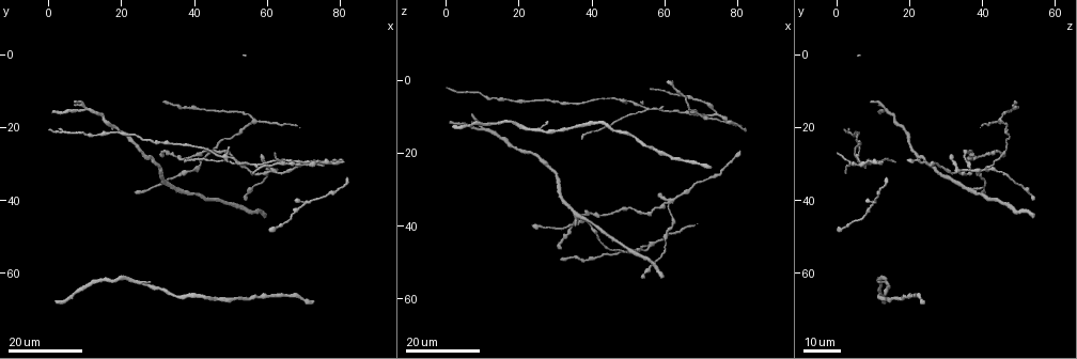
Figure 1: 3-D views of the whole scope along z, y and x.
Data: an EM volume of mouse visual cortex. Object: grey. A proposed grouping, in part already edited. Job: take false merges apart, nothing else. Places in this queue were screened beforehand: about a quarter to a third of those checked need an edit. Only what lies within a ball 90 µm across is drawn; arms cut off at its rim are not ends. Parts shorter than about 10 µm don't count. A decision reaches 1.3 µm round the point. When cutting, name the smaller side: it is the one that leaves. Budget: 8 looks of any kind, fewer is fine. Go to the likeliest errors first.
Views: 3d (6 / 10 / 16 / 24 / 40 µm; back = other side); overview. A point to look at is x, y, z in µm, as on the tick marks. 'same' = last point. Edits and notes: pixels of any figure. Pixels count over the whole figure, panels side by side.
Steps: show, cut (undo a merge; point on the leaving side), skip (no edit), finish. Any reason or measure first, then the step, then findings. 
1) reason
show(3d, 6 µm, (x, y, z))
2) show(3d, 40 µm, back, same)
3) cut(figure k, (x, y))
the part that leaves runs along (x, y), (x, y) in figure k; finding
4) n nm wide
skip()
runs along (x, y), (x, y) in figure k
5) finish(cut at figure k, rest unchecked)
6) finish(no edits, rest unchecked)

show(3d, 24 µm, (61.0, 31.5, 33.5))

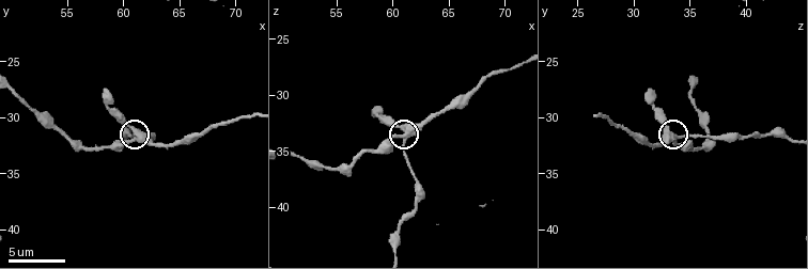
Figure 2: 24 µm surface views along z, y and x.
show(3d, 10 µm, (61.0, 32.0, 34.0))

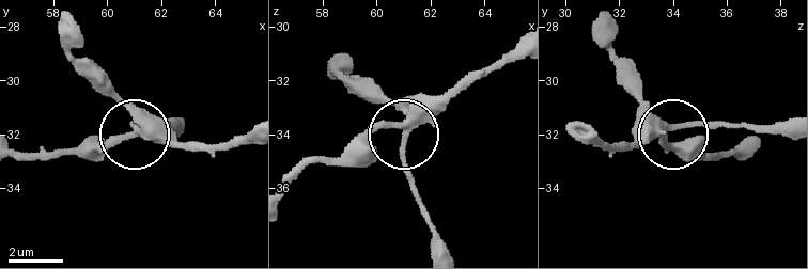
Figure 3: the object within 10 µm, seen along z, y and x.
280 nm wide
skip()
runs along (518, 46), (456, 80), (404, 136), (402, 163), (416, 202) in figure 3; all the same neuron

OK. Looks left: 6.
side arm on a straight run
show(3d, 16 µm, (55.5, 30.0, 7.5))

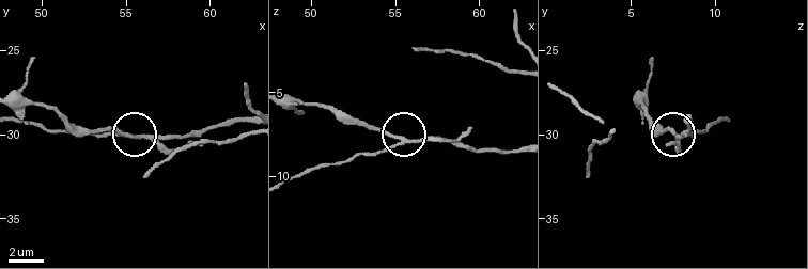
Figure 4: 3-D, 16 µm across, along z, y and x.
zoom in
show(3d, 6 µm, same)

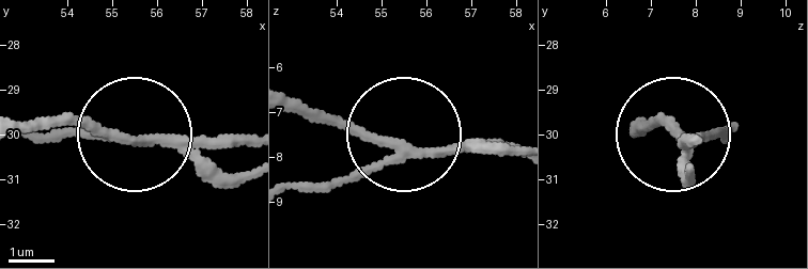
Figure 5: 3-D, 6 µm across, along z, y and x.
cut(figure 5, (369, 168))
the part that leaves runs along (425, 154), (291, 188) in figure 5; two neurons meet here

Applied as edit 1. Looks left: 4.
show(overview)

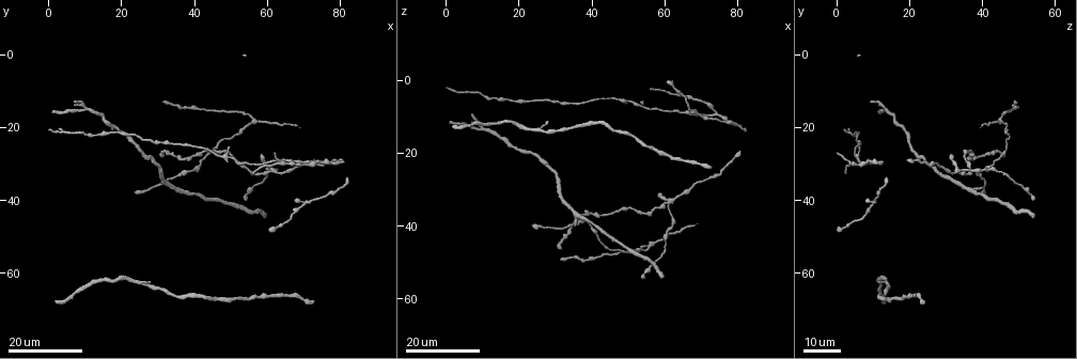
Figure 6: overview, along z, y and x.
side arm on a straight run
show(3d, 24 µm, (74.0, 29.5, 8.5))

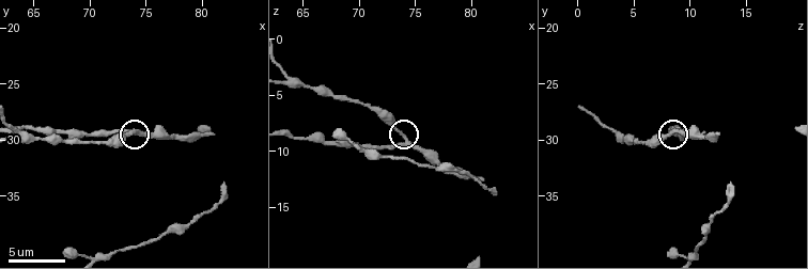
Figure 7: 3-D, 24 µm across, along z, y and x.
closer look
show(3d, 6 µm, (74.2, 29.2, 8.8))

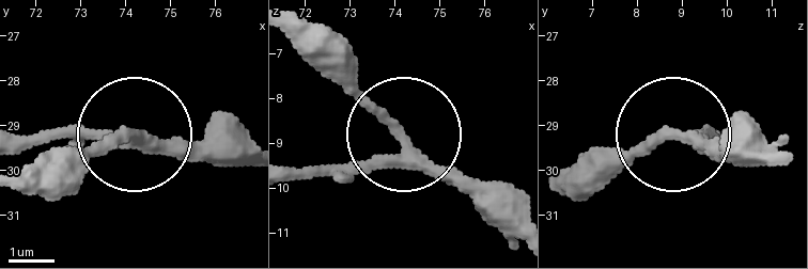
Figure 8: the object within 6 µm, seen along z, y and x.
260 nm wide
skip()
all the same neuron

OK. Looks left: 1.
sudden change in width
show(3d, 16 µm, (63.8, 29.8, 3.8))

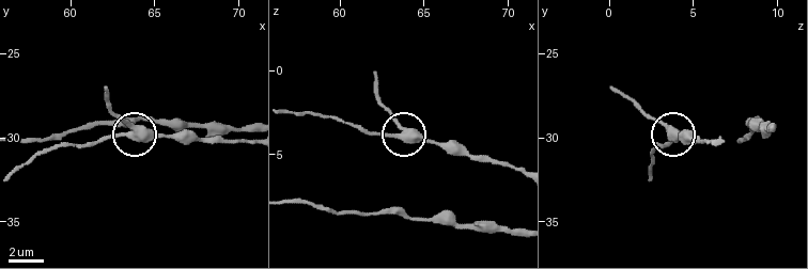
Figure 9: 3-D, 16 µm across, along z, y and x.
3 arms
skip()
runs along (249, 139), (107, 135), (92, 143) in figure 9; one neuron here

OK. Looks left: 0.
finish(cut at figure 5, rest unchecked)

